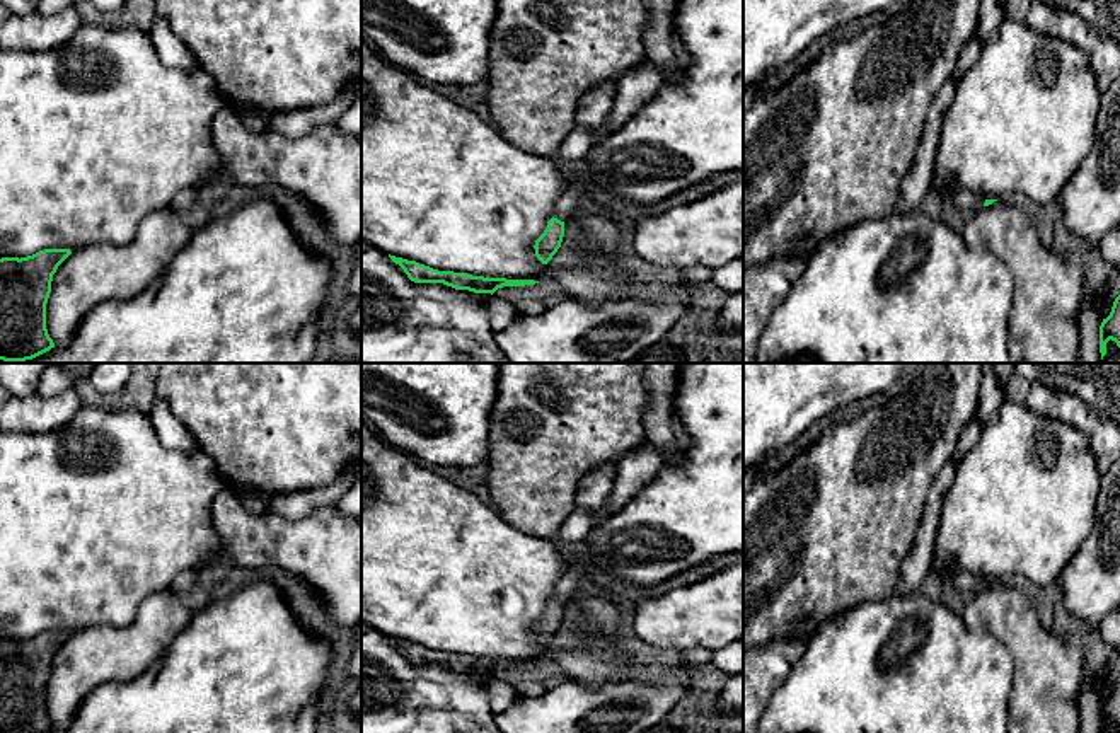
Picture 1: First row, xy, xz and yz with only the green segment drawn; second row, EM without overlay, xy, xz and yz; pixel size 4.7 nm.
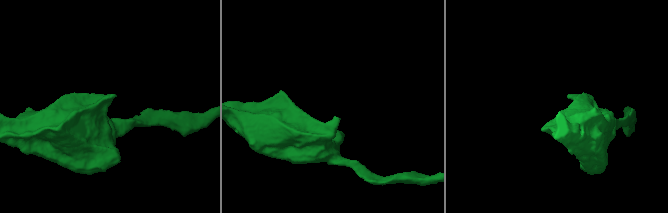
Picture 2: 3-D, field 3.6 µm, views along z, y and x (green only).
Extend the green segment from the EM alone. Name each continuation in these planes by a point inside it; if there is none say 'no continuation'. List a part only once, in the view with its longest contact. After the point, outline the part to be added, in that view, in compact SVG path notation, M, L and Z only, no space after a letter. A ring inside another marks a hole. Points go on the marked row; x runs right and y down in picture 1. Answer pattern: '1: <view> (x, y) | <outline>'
1: xz (577, 188) | M581 167L574 177L569 177L566 181L564 193L561 194L556 208L554 208L554 218L561 222L568 222L569 216L580 210L580 201L586 196L588 198L588 189L593 184L585 177L581 172Z

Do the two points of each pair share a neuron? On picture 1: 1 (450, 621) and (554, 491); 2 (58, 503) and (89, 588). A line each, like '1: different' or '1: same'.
1: different
2: same

